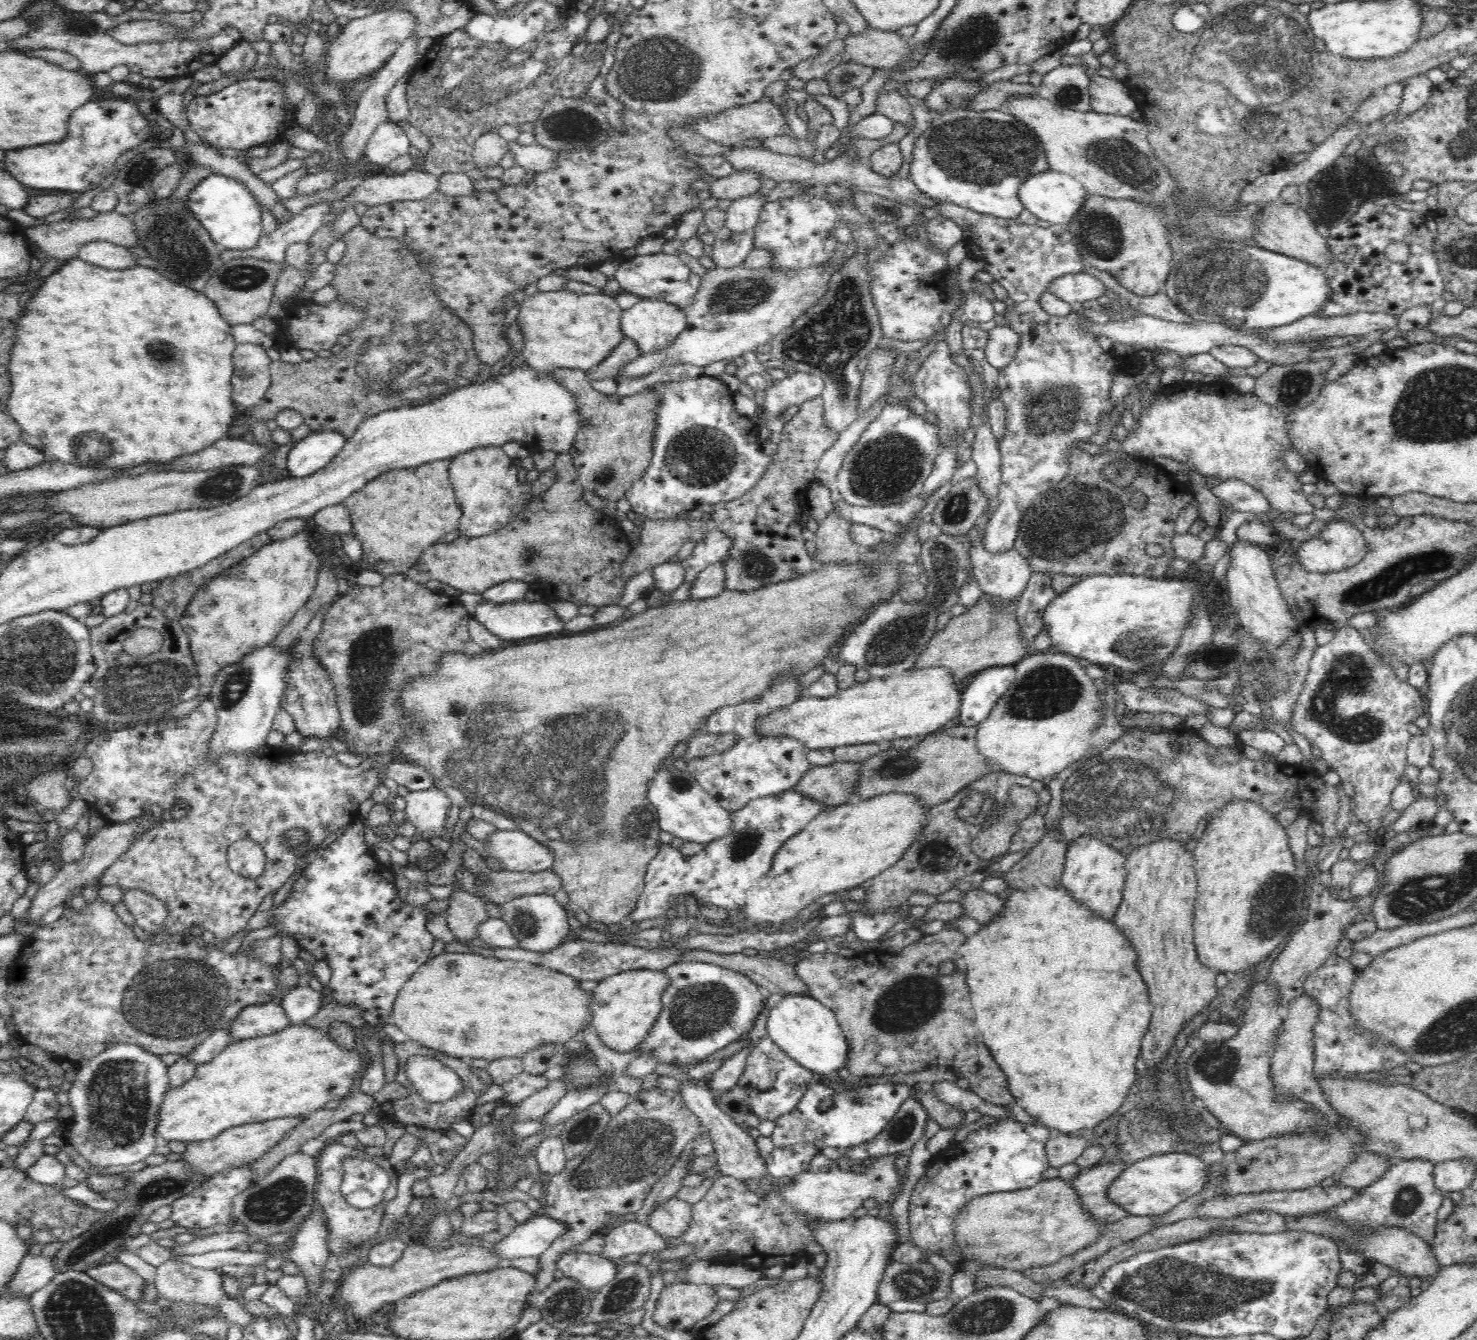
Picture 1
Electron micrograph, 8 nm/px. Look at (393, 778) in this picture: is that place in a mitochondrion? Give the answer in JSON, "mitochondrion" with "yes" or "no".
{"mitochondrion":"no"}

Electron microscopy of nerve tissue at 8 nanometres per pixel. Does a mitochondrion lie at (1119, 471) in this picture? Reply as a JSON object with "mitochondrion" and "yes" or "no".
{"mitochondrion":"yes"}

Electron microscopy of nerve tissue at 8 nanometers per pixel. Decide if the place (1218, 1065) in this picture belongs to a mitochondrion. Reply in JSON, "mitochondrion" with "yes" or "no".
{"mitochondrion":"yes"}

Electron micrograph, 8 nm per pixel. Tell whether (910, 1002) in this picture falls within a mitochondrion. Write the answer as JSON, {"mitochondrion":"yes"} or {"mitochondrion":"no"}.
{"mitochondrion":"yes"}

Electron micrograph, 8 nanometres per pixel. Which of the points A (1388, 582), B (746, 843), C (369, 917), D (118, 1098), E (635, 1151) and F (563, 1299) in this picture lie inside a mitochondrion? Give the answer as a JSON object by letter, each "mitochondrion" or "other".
{"A":"mitochondrion","B":"mitochondrion","C":"other","D":"mitochondrion","E":"mitochondrion","F":"mitochondrion"}

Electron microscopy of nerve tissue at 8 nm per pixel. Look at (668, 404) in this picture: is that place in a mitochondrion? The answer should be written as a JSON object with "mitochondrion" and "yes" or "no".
{"mitochondrion":"no"}

